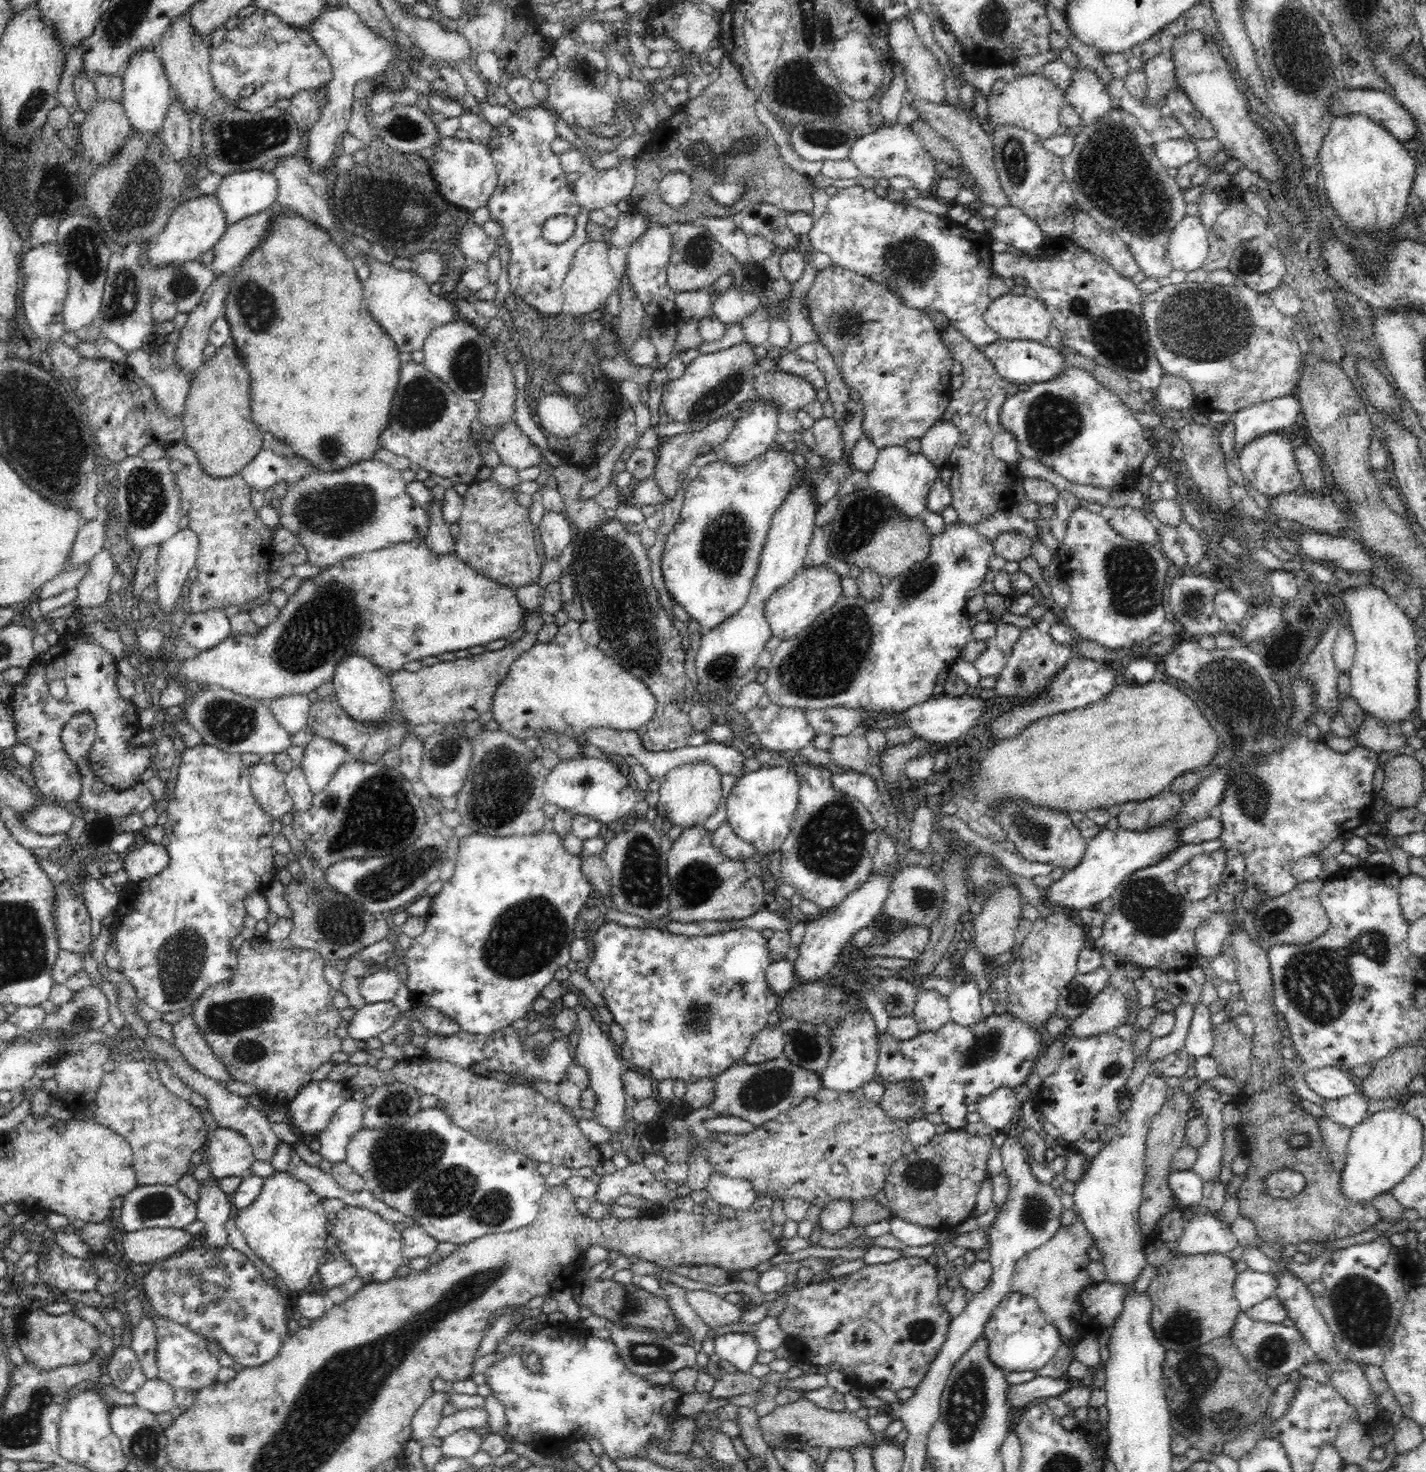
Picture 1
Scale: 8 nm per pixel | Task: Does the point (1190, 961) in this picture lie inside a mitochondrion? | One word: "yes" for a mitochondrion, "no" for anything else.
no

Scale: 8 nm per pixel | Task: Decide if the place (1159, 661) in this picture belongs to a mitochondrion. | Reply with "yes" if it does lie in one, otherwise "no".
no

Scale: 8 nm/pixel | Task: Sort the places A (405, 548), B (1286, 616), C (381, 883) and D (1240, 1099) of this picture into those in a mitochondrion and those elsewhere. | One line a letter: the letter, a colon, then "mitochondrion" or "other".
A: other
B: other
C: mitochondrion
D: other

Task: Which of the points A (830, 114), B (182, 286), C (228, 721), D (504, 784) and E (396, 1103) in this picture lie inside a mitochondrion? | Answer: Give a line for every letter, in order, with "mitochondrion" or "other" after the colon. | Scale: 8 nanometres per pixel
A: mitochondrion
B: mitochondrion
C: mitochondrion
D: mitochondrion
E: mitochondrion

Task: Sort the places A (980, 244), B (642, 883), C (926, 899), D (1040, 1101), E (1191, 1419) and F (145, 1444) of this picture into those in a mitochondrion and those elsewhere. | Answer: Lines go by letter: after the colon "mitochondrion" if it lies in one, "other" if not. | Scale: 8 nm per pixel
A: other
B: mitochondrion
C: mitochondrion
D: other
E: mitochondrion
F: mitochondrion

